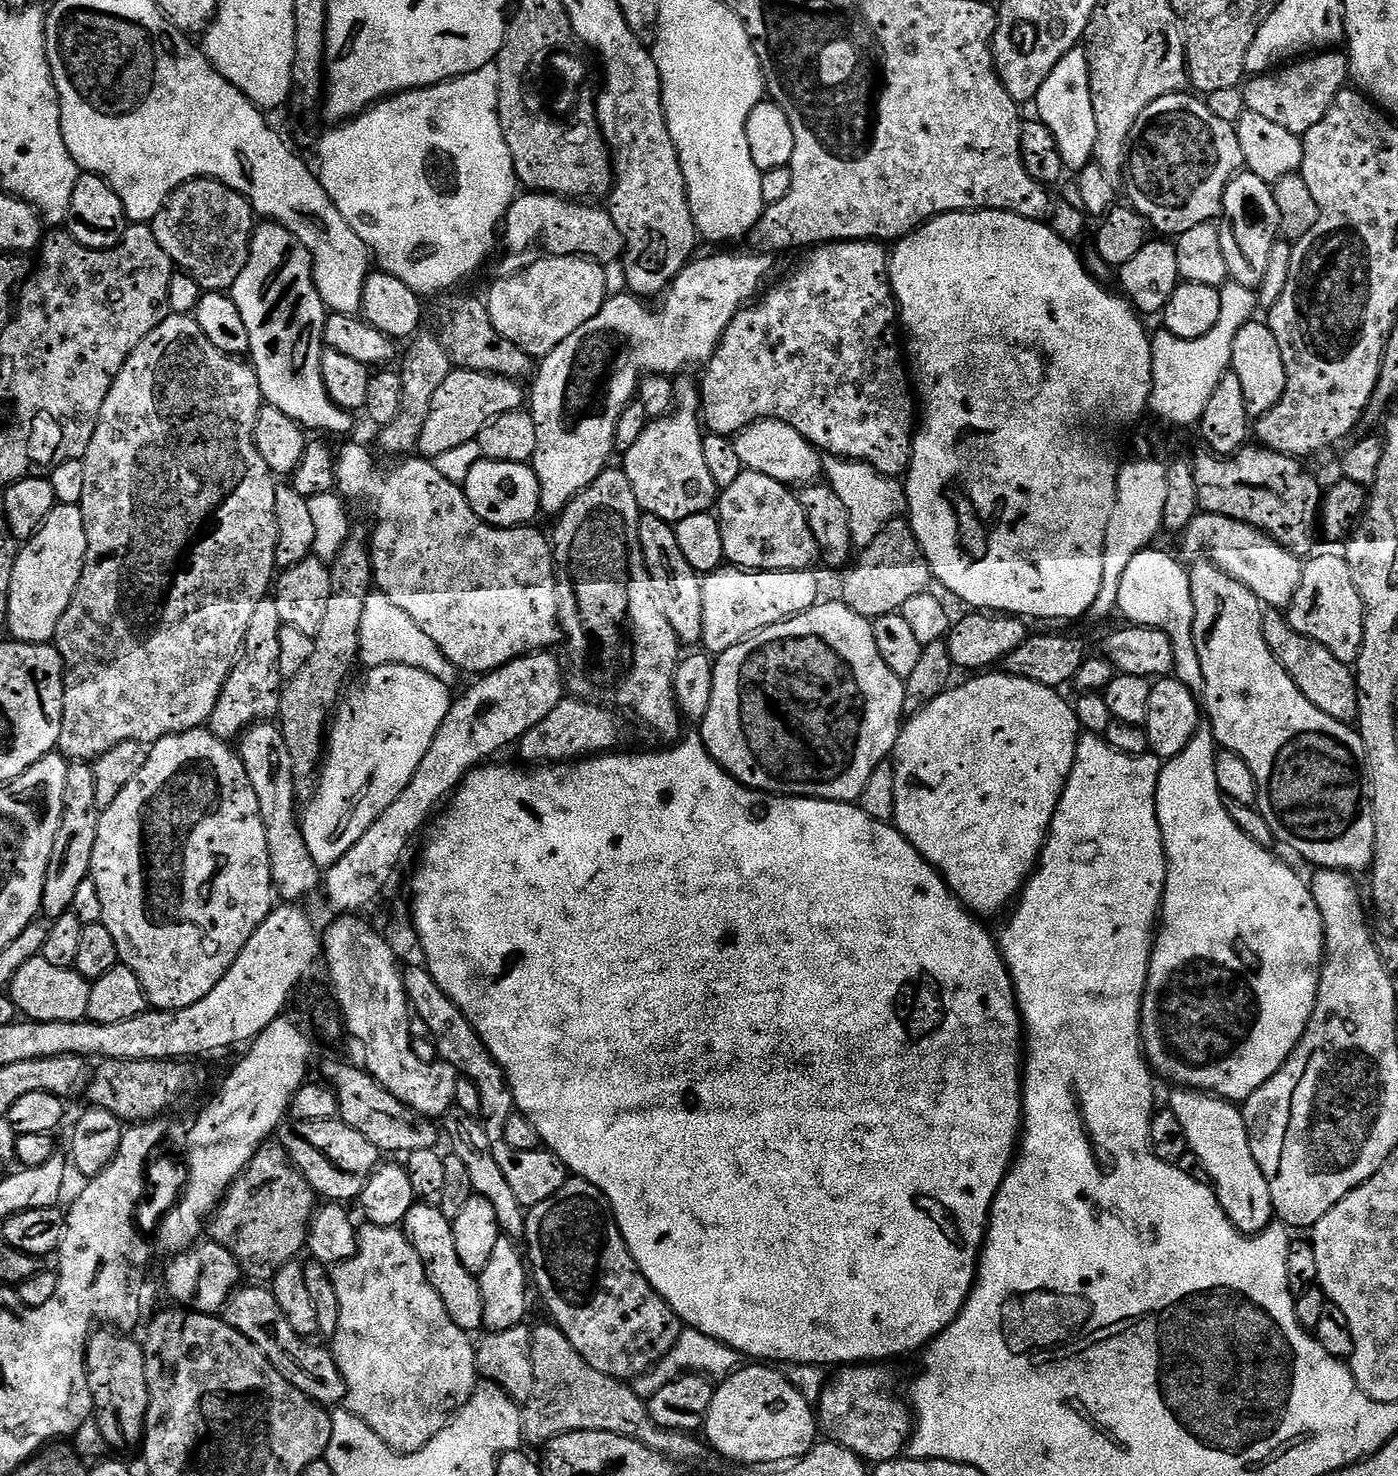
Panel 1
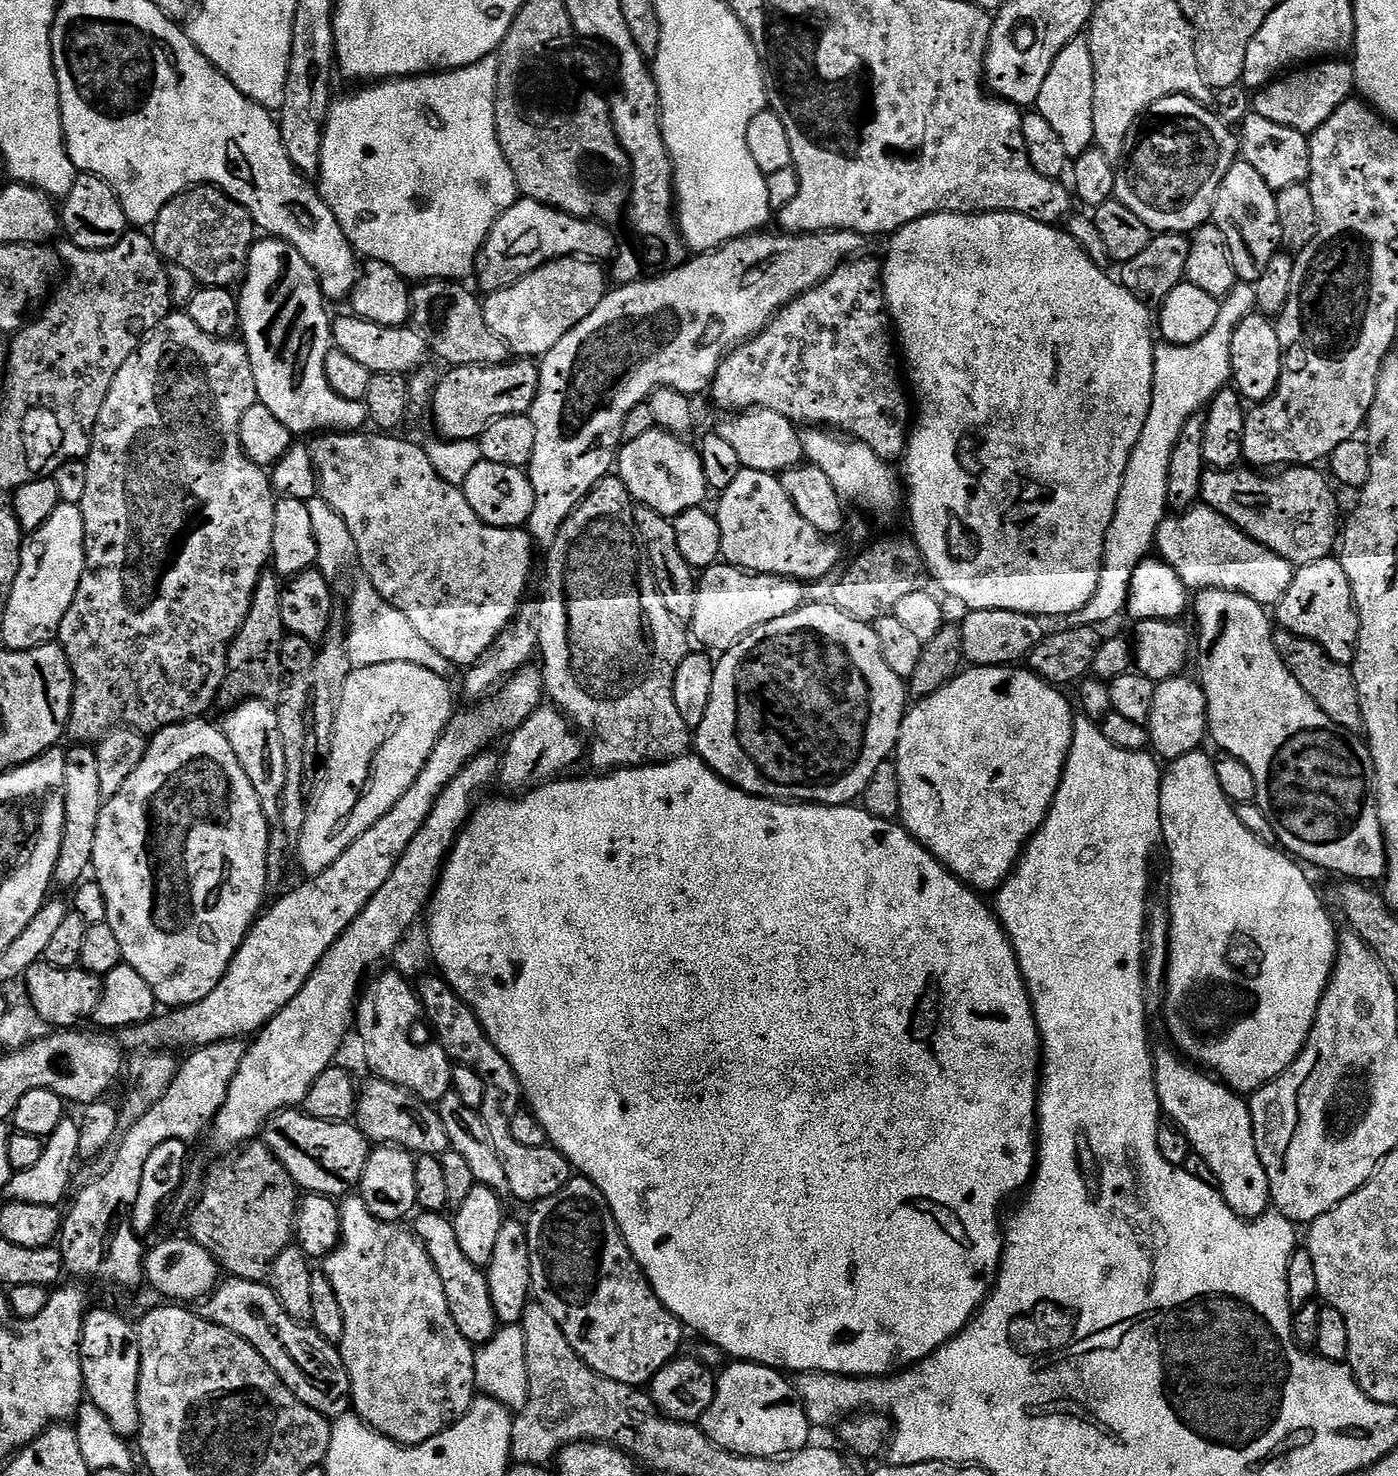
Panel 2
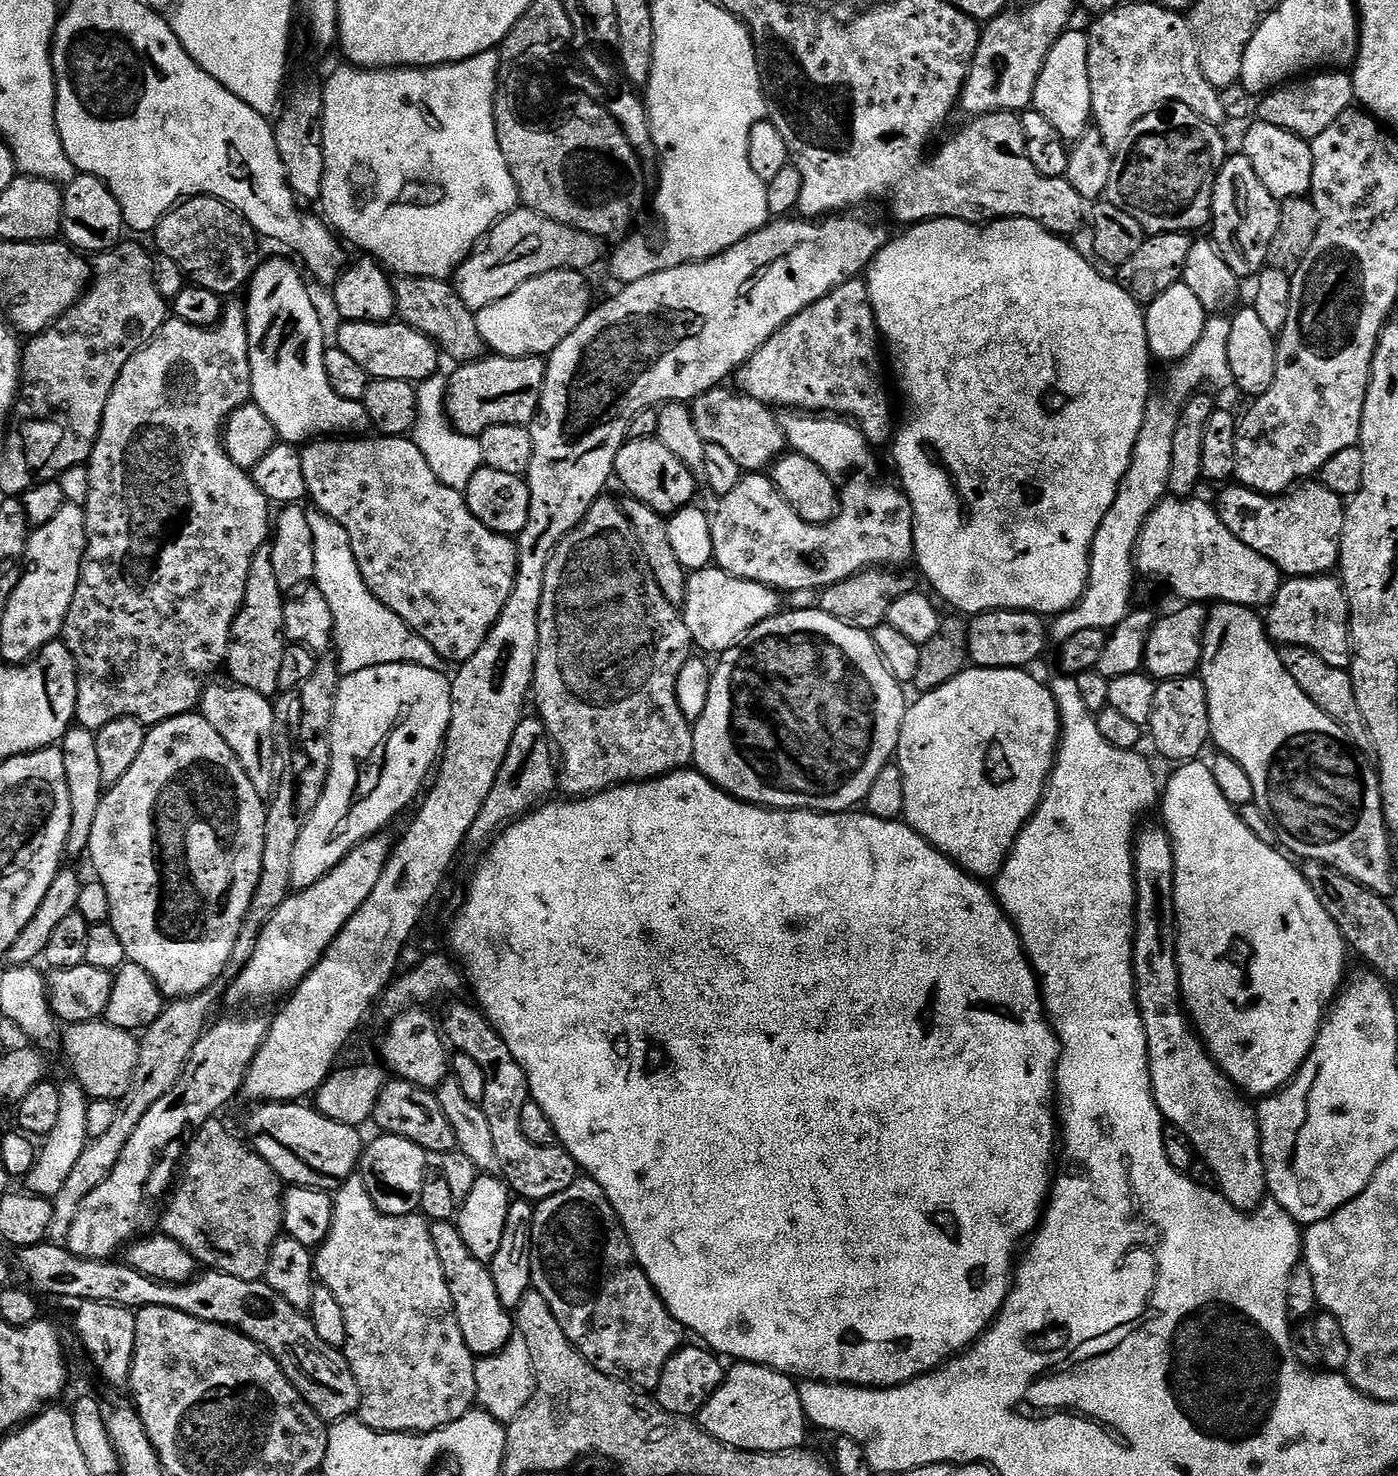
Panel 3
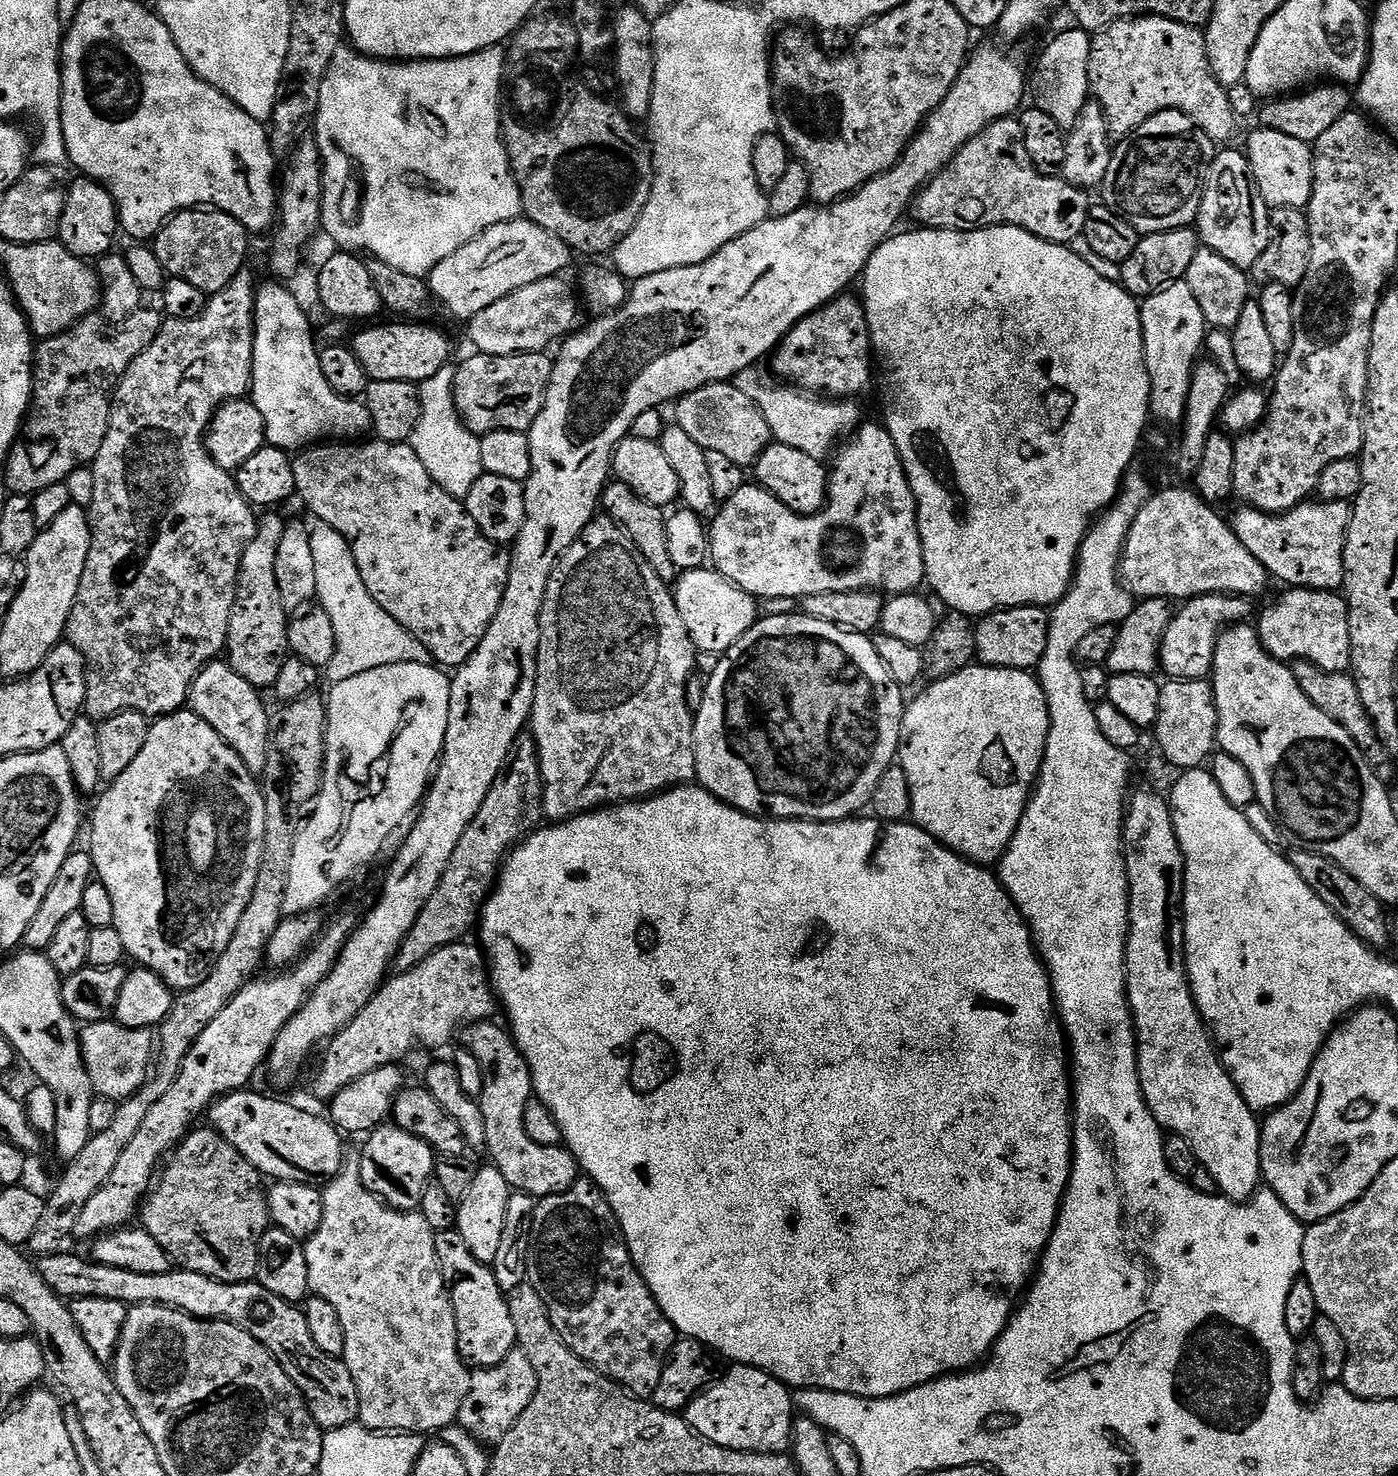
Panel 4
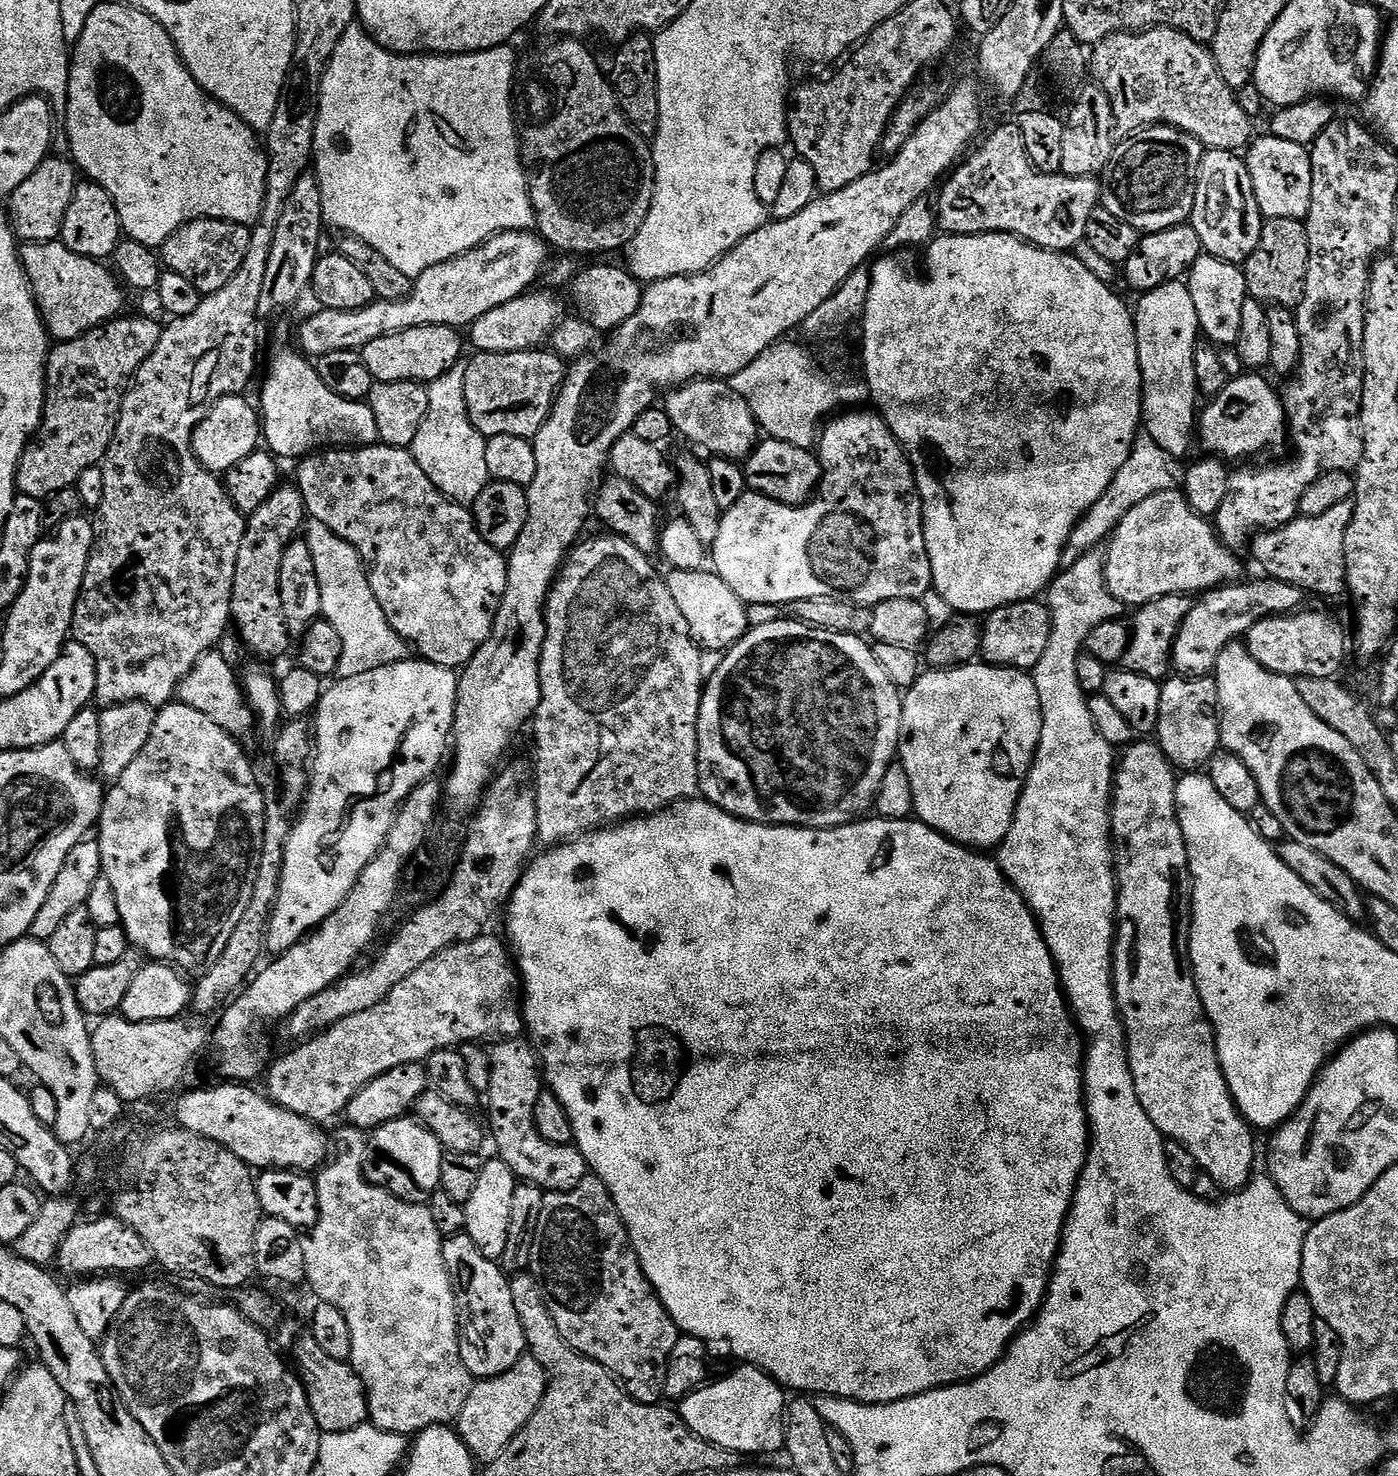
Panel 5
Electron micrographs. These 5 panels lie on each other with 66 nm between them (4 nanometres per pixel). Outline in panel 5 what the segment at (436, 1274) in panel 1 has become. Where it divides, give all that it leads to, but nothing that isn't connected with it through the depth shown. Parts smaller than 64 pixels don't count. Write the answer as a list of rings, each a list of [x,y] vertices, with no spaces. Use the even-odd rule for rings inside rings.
[[[457,1234],[445,1239],[444,1257],[456,1295],[456,1317],[460,1323],[460,1353],[466,1370],[470,1370],[473,1378],[497,1376],[510,1370],[514,1362],[526,1355],[528,1343],[524,1337],[522,1322],[518,1322],[518,1310],[514,1310],[512,1285],[503,1267],[497,1261],[486,1258],[486,1254],[482,1254],[482,1250],[478,1250],[478,1246],[474,1246],[474,1242],[466,1234]]]

